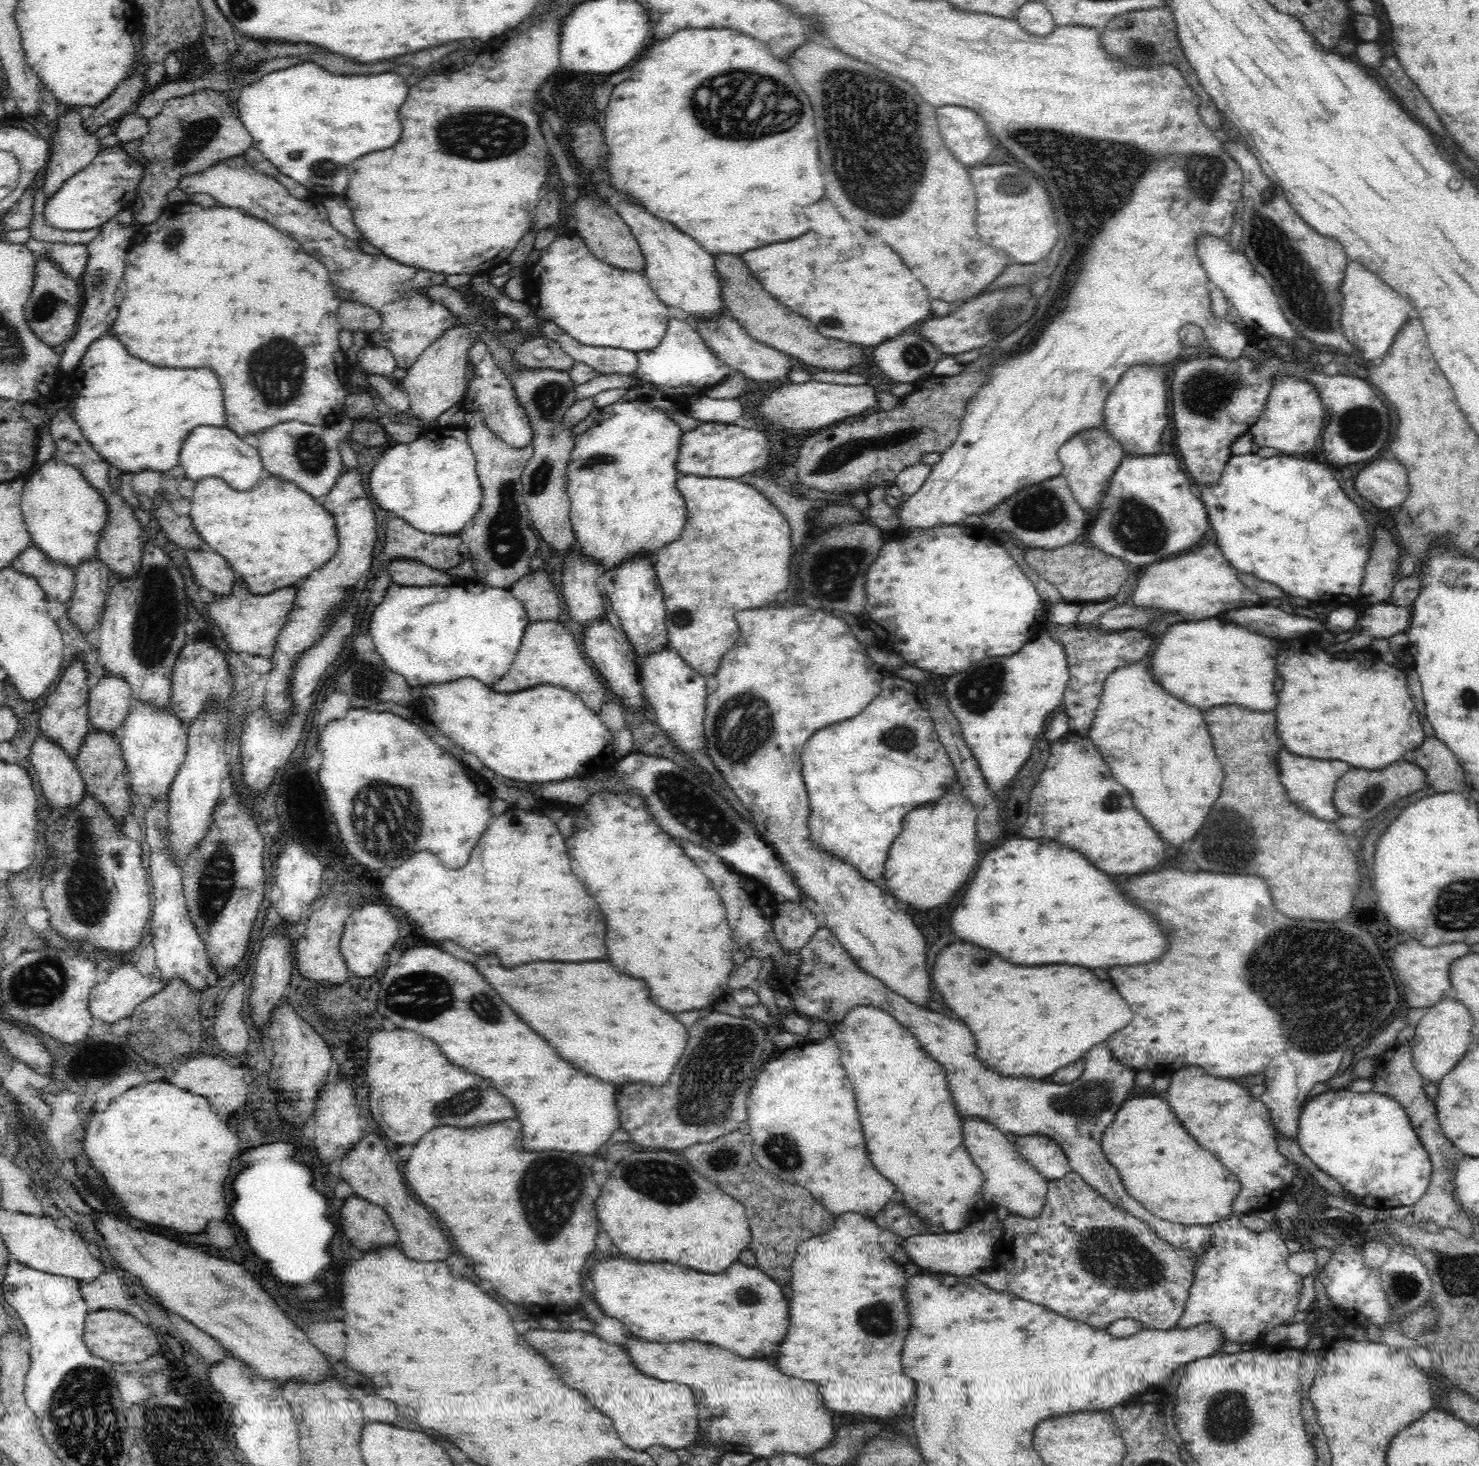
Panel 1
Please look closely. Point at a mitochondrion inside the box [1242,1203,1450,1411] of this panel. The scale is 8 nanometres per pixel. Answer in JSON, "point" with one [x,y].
{"point":[1405,1287]}

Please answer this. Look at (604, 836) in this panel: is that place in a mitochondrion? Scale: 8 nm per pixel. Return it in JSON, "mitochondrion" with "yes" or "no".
{"mitochondrion":"no"}

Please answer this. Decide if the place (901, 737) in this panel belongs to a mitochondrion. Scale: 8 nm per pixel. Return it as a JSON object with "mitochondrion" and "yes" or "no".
{"mitochondrion":"yes"}

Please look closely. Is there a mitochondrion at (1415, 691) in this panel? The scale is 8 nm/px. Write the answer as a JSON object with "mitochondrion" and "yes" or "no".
{"mitochondrion":"no"}

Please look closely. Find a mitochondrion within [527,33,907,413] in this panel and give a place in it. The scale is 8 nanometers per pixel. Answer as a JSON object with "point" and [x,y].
{"point":[726,103]}

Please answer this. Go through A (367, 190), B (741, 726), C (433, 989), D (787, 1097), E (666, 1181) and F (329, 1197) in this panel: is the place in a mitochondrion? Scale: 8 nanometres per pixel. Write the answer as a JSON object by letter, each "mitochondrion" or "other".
{"A":"other","B":"mitochondrion","C":"mitochondrion","D":"other","E":"mitochondrion","F":"other"}

